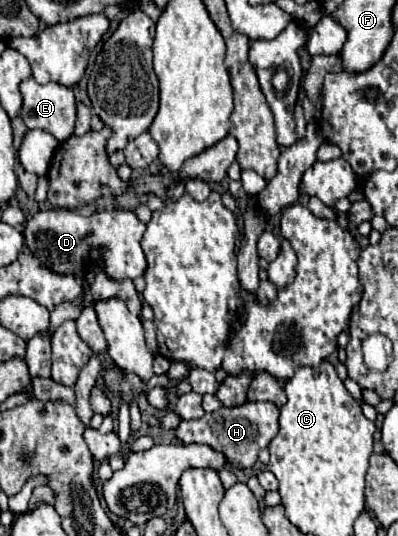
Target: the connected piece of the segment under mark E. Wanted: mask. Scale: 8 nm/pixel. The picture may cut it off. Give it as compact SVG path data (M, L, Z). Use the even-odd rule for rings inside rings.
M33 77L21 83L21 119L29 129L45 129L61 143L71 137L75 127L73 91L59 83L39 85Z

